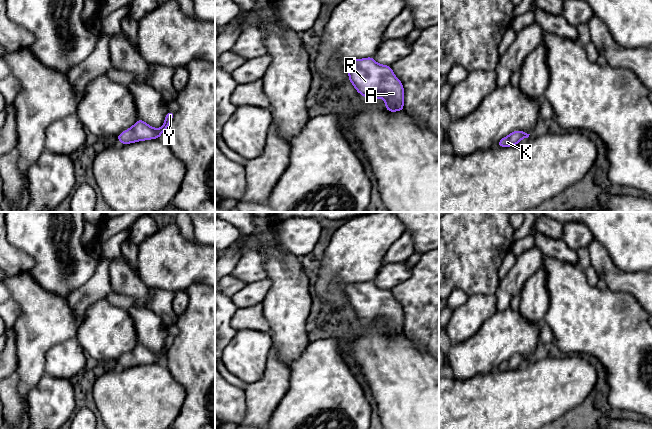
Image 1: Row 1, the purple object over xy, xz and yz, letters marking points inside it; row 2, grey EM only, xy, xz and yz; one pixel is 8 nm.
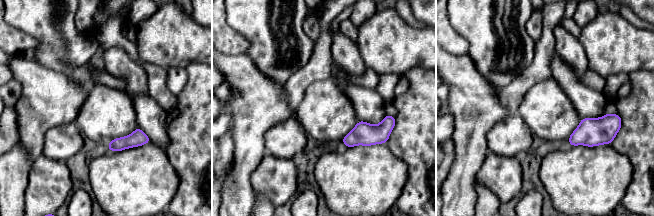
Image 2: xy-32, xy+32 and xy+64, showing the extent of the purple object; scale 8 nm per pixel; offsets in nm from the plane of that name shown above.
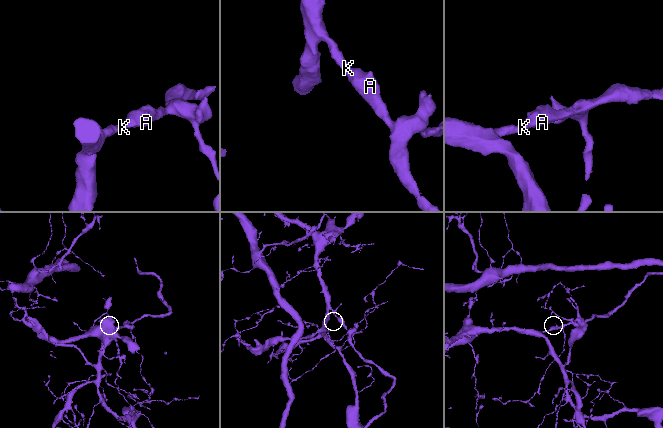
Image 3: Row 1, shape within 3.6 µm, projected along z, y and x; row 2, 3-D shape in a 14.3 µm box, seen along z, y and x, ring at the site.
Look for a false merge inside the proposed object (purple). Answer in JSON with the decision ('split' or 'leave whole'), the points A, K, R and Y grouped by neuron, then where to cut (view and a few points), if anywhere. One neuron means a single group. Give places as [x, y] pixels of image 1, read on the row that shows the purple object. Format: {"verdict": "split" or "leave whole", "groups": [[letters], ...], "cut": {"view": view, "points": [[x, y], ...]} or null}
{"verdict": "leave whole", "groups": [["A", "K", "R", "Y"]], "cut": null}

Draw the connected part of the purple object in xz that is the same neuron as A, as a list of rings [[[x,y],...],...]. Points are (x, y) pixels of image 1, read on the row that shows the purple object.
[[[373,57],[346,62],[349,81],[368,100],[382,97],[389,112],[404,110],[404,88],[391,66],[378,64]]]

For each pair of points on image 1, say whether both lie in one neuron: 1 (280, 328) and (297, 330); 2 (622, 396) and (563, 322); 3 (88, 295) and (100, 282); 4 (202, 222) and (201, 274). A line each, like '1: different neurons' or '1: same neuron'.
1: same neuron
2: same neuron
3: same neuron
4: different neurons

